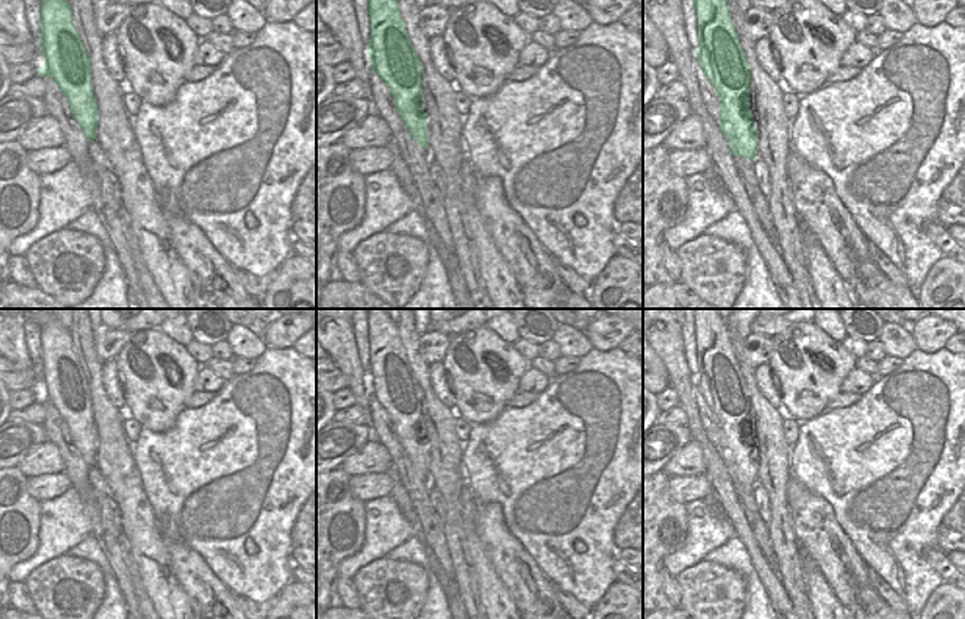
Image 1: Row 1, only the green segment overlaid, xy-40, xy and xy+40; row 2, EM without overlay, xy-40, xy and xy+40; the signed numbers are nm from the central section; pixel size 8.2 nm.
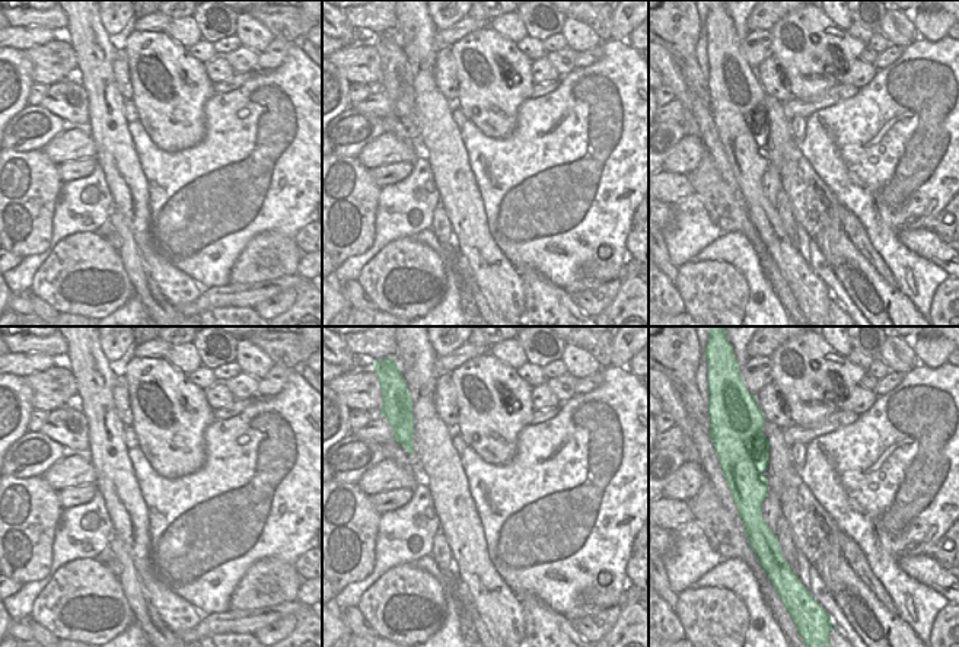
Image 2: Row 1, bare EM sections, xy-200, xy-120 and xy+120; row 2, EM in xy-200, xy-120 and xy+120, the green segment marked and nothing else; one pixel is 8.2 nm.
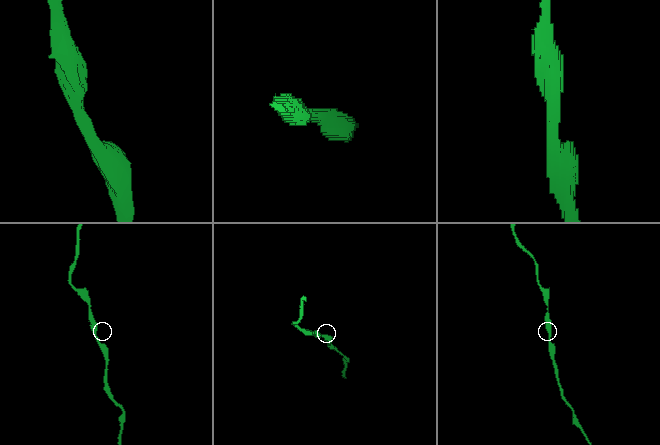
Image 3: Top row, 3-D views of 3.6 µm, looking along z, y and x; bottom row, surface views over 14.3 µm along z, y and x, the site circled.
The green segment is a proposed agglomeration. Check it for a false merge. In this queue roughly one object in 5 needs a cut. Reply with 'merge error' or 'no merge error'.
no merge error

